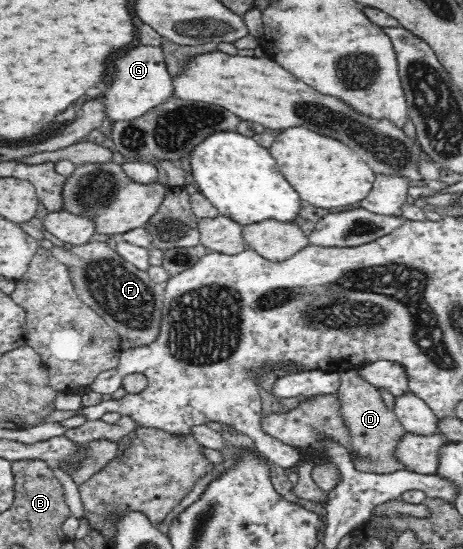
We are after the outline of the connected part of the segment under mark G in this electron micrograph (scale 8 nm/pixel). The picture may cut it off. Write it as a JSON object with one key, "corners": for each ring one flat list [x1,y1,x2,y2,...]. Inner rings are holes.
{"corners":[[136,45,108,61,108,89,102,97,105,113,111,121,139,118,146,111,173,96,171,74,168,71,160,47]]}

